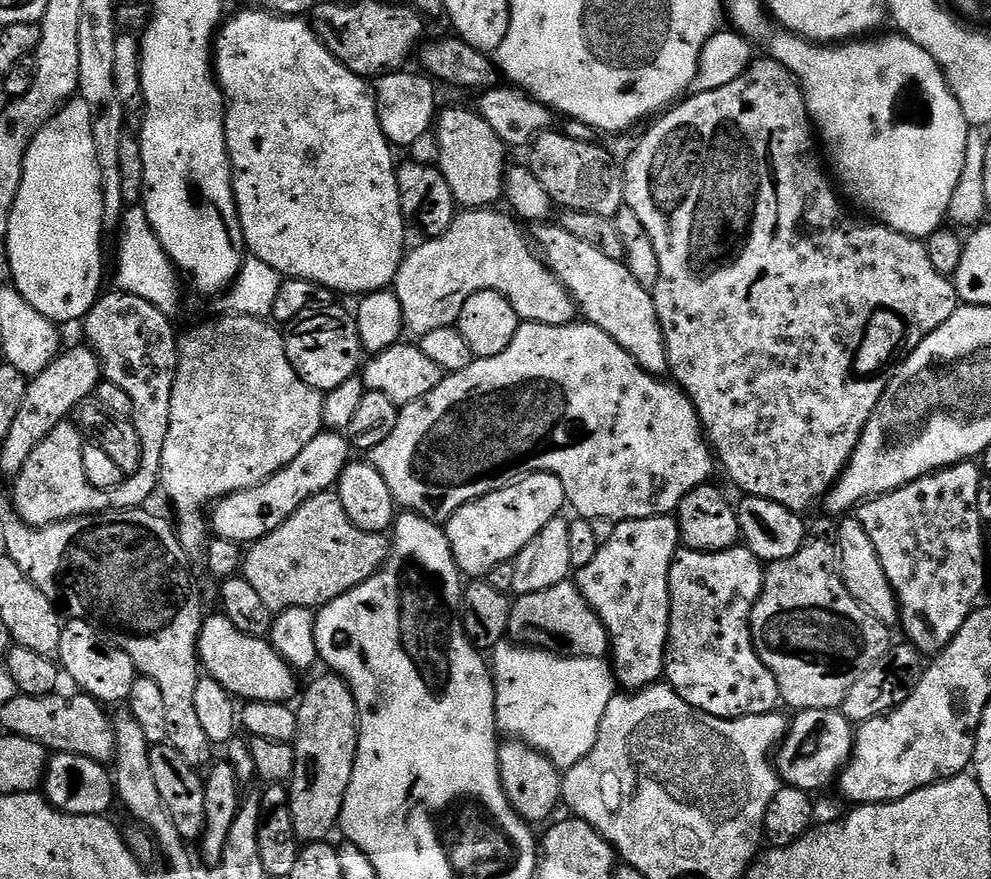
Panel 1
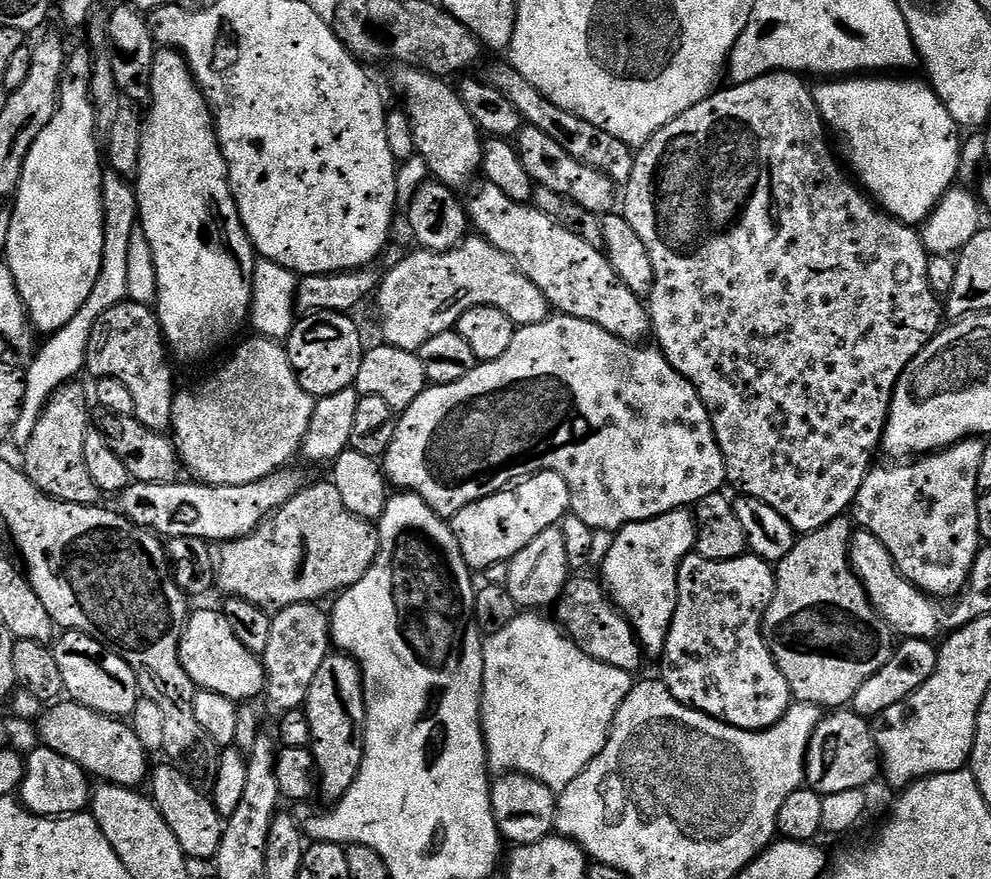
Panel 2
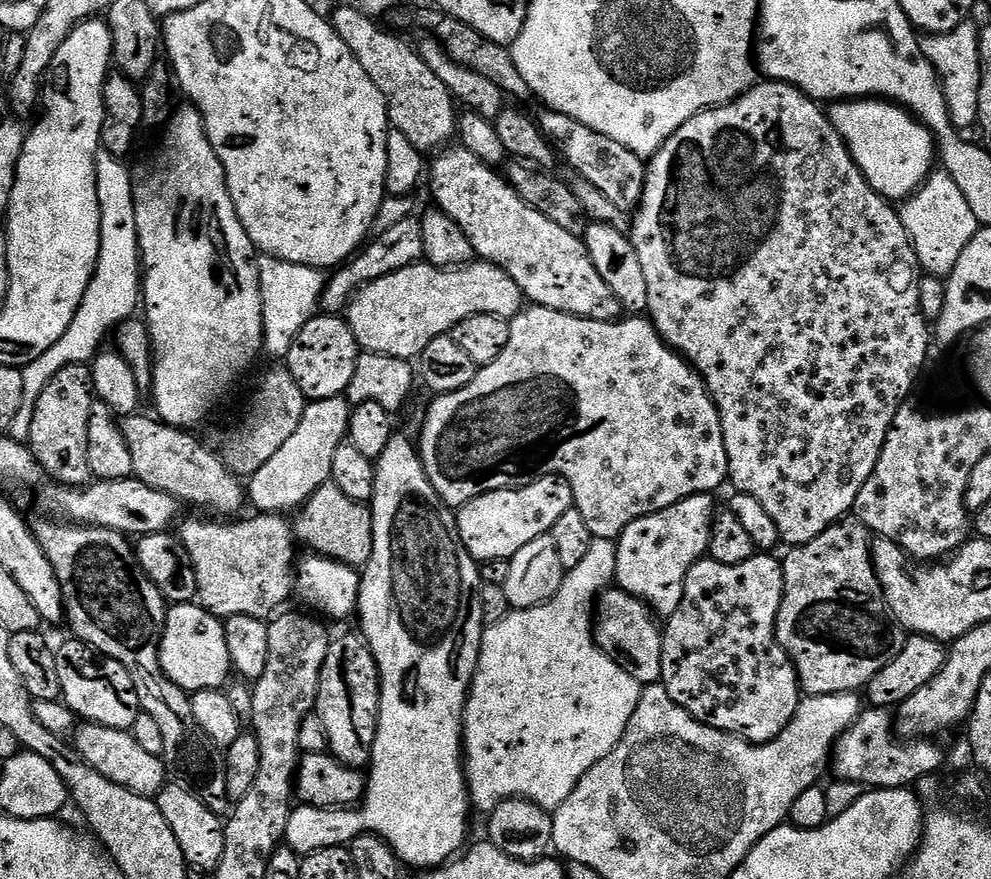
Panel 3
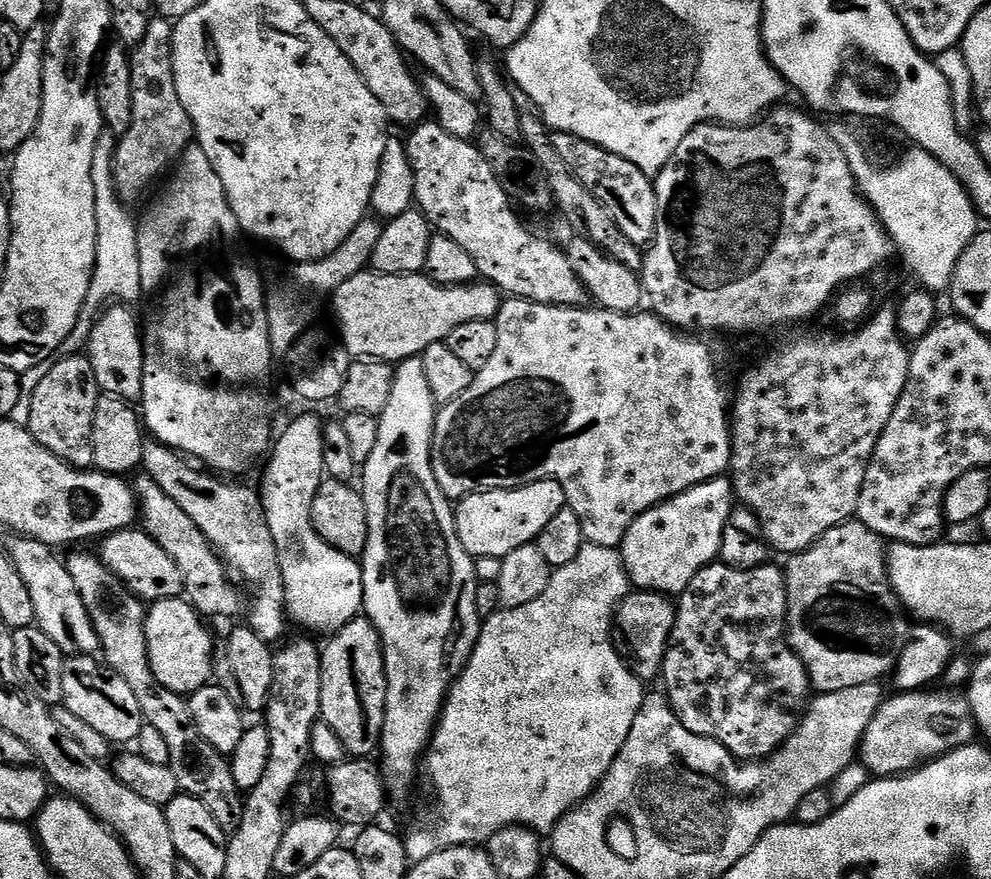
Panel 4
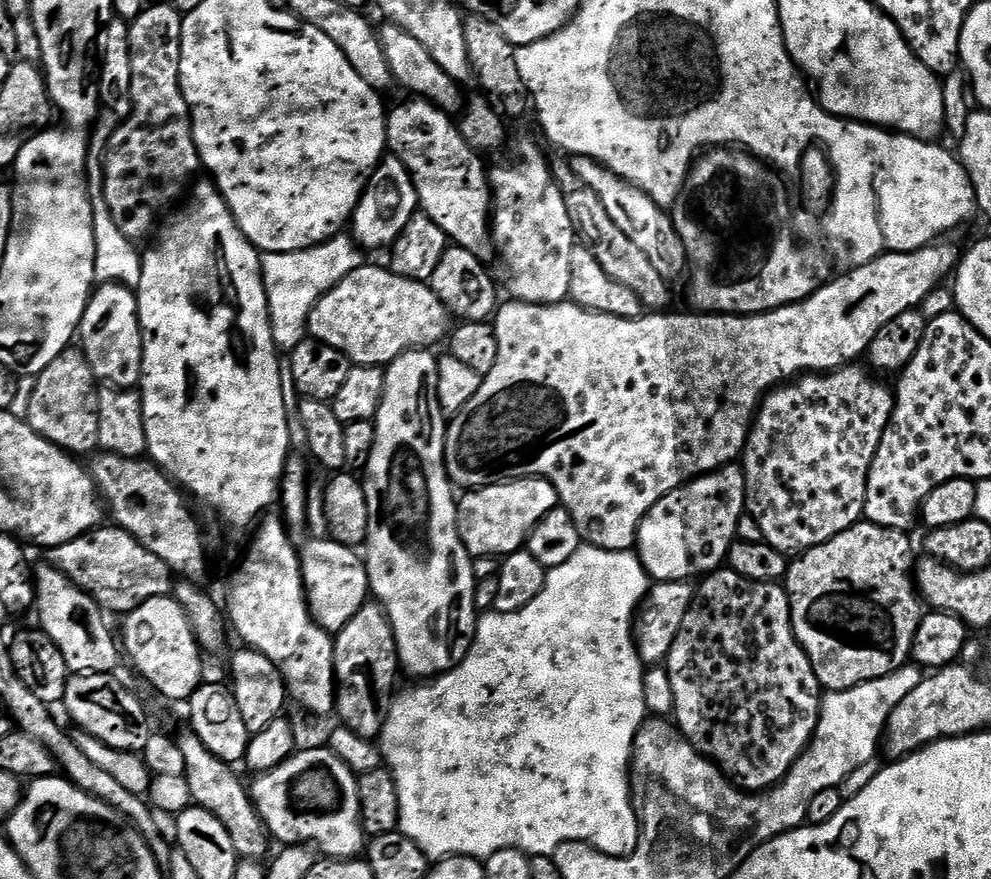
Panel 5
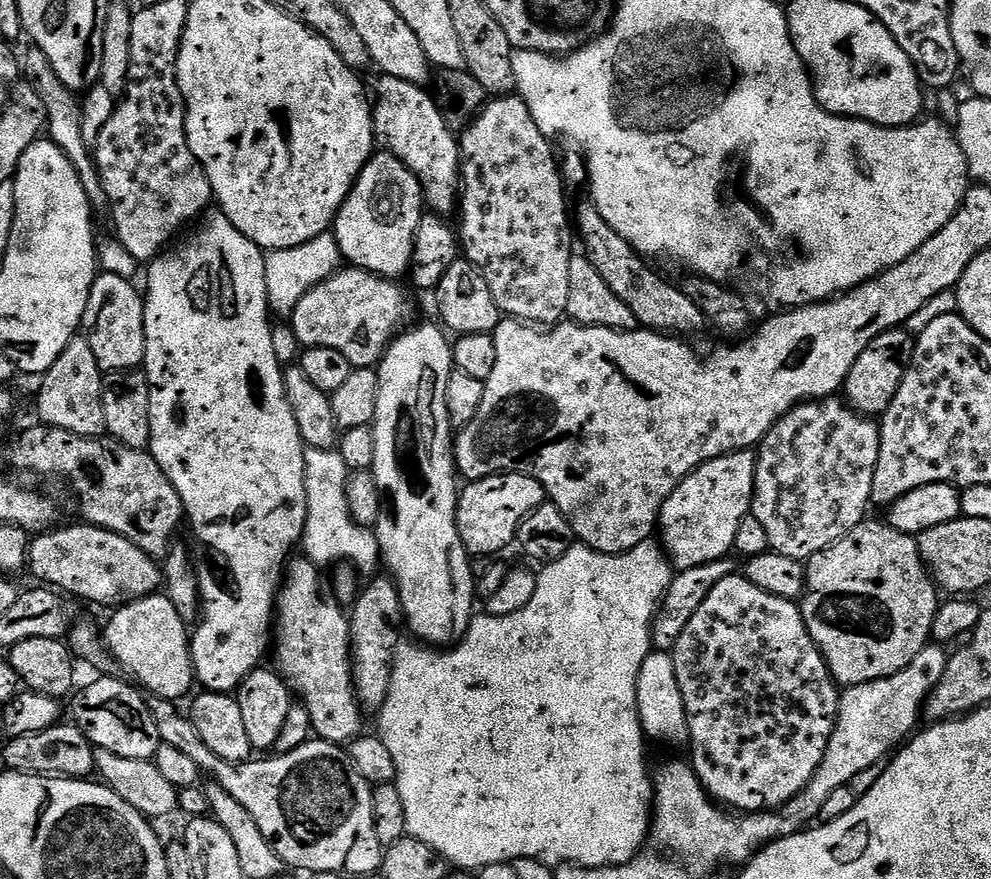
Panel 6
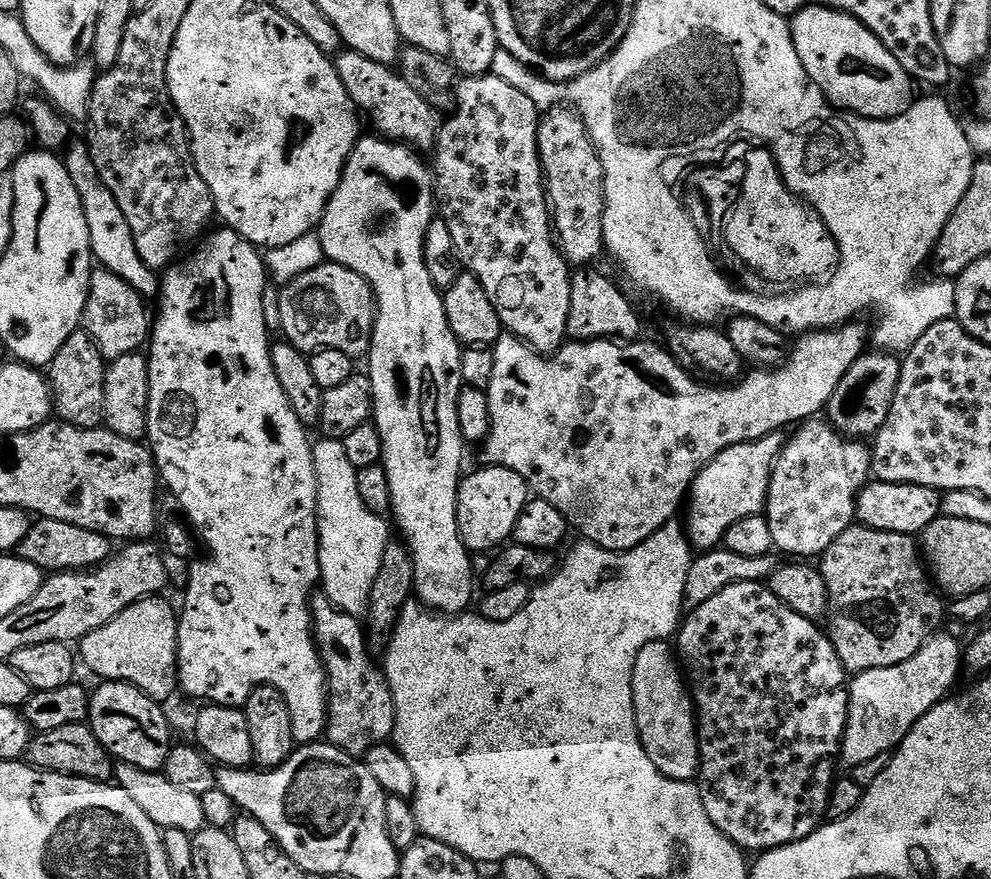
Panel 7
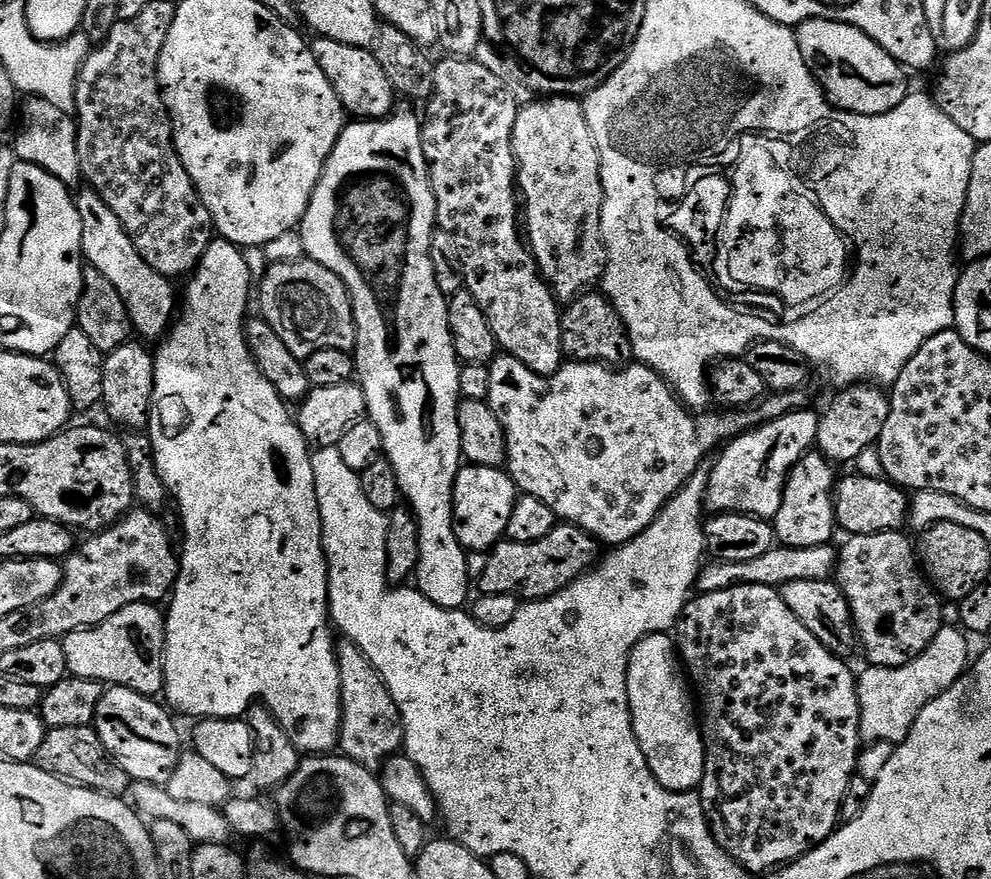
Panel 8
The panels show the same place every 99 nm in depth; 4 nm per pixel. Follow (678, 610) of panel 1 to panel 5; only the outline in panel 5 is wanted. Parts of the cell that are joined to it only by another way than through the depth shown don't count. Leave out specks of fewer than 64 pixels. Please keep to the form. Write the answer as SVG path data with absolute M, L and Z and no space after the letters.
M727 566L708 573L699 581L694 602L690 606L690 610L686 610L686 622L682 622L682 630L678 630L678 638L674 638L674 646L670 646L666 667L670 674L670 687L674 690L674 723L676 727L703 756L708 757L713 764L717 764L720 771L737 788L745 792L763 792L773 788L775 784L786 778L786 774L794 766L794 762L798 762L800 755L808 749L808 744L820 721L822 689L814 674L814 666L810 666L810 658L804 653L795 634L792 633L790 597L780 584L750 582L750 578L742 578L742 574L734 574L732 569Z

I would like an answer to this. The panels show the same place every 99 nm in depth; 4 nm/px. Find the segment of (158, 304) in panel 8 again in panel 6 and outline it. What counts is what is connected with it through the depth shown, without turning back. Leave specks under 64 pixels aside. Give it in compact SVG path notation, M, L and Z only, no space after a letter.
M35 46L29 47L28 53L22 56L22 76L34 90L38 90L38 98L42 98L42 106L46 106L48 126L47 139L64 151L66 158L70 158L70 166L78 174L82 182L82 190L86 190L86 198L92 203L93 209L102 210L108 208L106 190L102 186L102 178L96 169L93 149L82 138L82 126L84 125L84 110L77 93L70 91L54 74L54 66L50 66L50 58L42 54L42 50Z

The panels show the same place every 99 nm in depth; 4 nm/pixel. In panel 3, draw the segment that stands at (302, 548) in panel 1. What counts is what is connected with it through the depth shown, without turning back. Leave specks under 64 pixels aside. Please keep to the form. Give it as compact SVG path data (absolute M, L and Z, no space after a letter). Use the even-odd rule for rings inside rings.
M331 482L323 484L303 508L295 513L296 536L305 544L305 549L313 553L328 556L351 568L363 569L370 562L374 550L374 526L372 510L368 504L354 502L354 498L346 498L342 490ZM252 514L249 520L239 520L216 522L220 524L211 524L208 520L188 520L179 525L178 535L182 546L186 546L186 554L190 554L196 575L198 603L205 610L221 618L246 614L250 618L267 621L273 613L287 605L284 603L288 595L294 592L294 565L298 560L298 551L292 545L292 528L280 514Z

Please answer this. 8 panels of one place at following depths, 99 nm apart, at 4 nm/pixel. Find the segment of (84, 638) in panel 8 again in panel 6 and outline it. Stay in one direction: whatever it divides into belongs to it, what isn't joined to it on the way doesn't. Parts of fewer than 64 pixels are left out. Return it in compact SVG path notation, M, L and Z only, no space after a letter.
M153 594L117 607L113 612L116 613L112 621L102 632L112 659L120 663L125 673L129 672L129 677L136 676L135 683L145 693L180 702L194 688L194 673L190 628L178 616L173 603L164 594Z

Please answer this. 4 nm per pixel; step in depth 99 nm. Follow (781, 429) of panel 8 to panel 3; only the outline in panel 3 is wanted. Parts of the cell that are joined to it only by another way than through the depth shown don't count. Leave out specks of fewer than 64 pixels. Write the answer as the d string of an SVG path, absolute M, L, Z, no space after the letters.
M711 495L691 496L666 510L658 510L654 514L638 518L630 522L616 540L615 583L626 594L644 601L657 617L670 617L674 614L674 610L678 610L678 606L682 606L686 574L690 574L692 567L705 559L714 515L712 499Z

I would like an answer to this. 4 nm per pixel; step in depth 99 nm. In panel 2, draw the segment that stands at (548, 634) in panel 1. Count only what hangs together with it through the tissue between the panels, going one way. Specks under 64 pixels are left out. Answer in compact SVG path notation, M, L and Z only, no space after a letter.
M576 574L564 585L564 593L554 605L555 619L567 637L573 640L590 658L606 666L614 666L629 674L636 674L640 663L646 660L640 639L623 612L612 602L603 583L591 580L588 574Z

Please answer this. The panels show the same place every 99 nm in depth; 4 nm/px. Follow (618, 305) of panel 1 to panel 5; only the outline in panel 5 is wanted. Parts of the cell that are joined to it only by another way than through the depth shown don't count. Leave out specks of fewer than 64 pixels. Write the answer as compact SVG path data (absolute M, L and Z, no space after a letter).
M404 98L396 109L388 112L388 147L387 151L396 156L406 166L410 178L414 182L419 211L425 212L437 226L442 226L449 241L455 247L470 250L479 260L488 262L493 259L494 249L490 235L490 213L492 210L492 190L490 172L482 161L481 153L468 145L462 138L459 127L453 117L440 108L436 108L428 100Z

